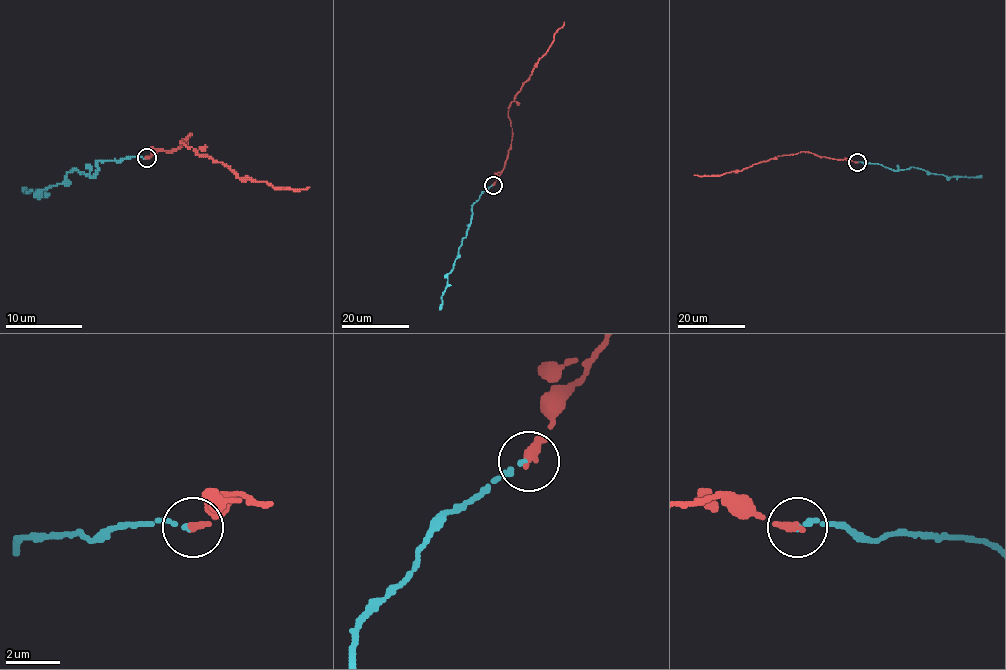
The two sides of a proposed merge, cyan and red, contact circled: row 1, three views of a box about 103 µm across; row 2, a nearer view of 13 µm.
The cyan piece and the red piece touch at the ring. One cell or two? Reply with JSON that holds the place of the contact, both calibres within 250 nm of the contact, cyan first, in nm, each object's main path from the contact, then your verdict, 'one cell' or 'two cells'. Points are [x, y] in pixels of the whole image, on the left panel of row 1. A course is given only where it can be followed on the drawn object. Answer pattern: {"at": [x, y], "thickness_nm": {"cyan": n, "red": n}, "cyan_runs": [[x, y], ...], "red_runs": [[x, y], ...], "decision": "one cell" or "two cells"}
{"at": [147, 158], "thickness_nm": {"cyan": 190, "red": 320}, "cyan_runs": [[145, 158], [97, 162], [93, 178], [74, 168], [57, 185], [28, 193], [22, 189]], "red_runs": [[147, 158], [159, 149], [170, 152], [184, 145], [190, 133], [180, 141], [242, 178], [274, 189], [309, 187]], "decision": "one cell"}

